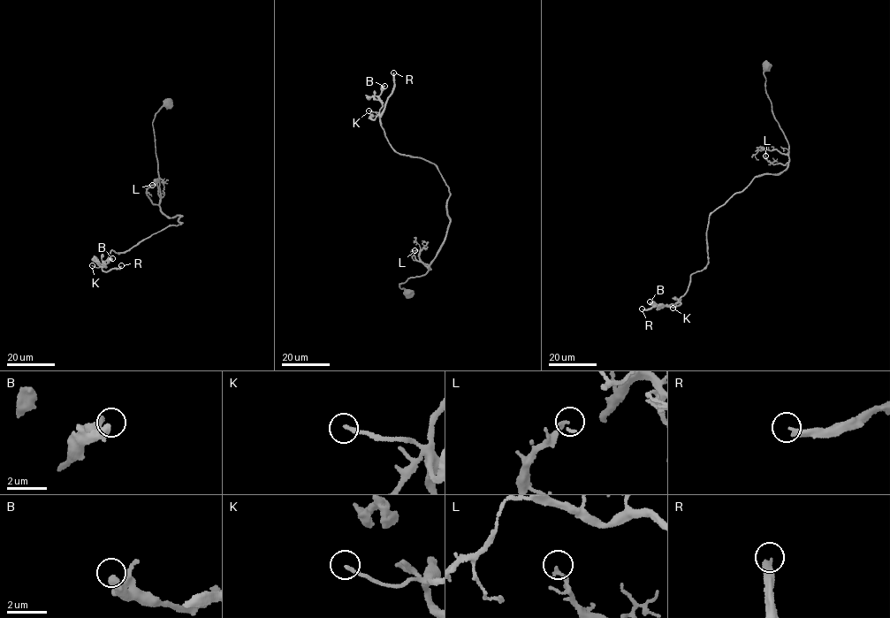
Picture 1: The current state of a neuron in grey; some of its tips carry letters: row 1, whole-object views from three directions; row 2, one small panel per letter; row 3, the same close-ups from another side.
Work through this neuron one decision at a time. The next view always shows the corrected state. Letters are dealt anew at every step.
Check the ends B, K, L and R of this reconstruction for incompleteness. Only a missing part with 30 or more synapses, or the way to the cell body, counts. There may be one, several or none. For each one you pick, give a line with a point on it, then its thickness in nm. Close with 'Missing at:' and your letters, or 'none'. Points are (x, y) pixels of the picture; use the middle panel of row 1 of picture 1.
R: (393, 72) | 260 nm
Missing at: R

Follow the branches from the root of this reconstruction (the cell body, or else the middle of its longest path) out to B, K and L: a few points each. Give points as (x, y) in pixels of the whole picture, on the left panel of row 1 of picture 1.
B: (169, 103), (153, 123), (160, 210), (181, 215), (182, 223), (124, 252), (111, 250), (102, 267), (112, 258)
K: (169, 103), (153, 123), (160, 210), (181, 215), (182, 223), (124, 252), (111, 250), (102, 266), (92, 265)
L: (169, 103), (155, 113), (153, 123), (159, 178), (159, 205), (152, 203), (146, 193), (152, 185)

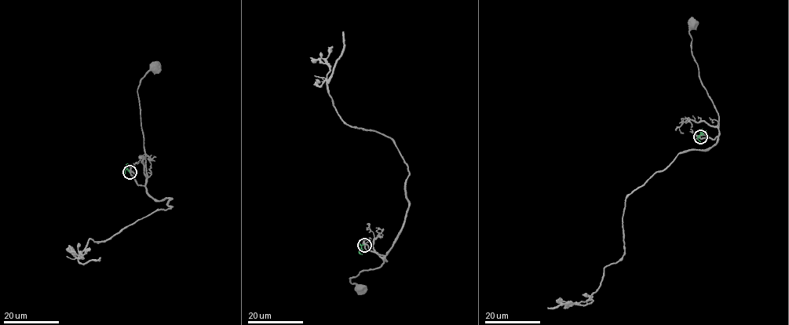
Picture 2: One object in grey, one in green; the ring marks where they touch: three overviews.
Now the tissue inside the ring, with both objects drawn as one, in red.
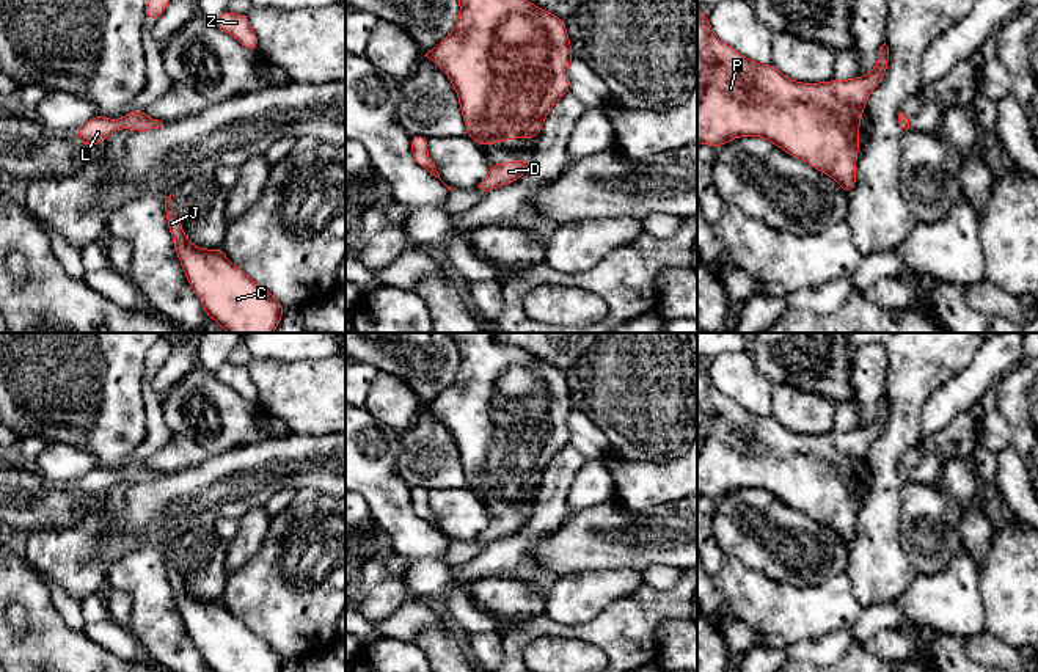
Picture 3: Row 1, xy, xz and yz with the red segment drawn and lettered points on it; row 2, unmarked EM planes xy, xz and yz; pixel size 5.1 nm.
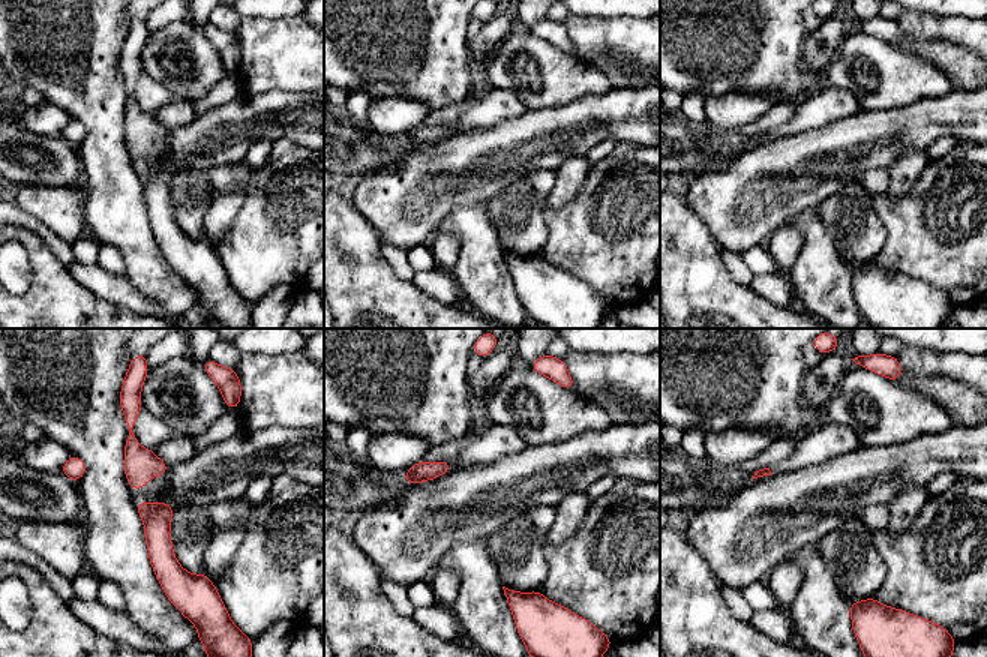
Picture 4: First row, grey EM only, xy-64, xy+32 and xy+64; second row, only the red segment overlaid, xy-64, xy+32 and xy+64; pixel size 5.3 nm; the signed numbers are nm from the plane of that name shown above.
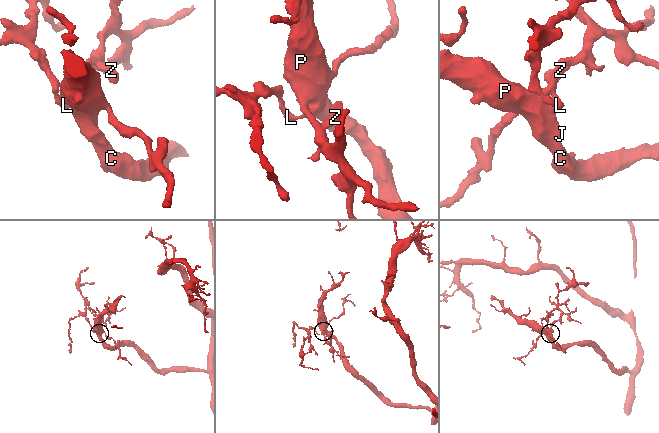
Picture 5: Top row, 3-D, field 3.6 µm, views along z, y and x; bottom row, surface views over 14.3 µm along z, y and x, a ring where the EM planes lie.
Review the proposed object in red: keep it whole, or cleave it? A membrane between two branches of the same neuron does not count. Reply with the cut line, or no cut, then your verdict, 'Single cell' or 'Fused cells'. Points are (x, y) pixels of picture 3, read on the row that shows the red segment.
No split. Single cell

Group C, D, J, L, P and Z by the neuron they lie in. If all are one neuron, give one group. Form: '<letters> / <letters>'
C D J L P Z

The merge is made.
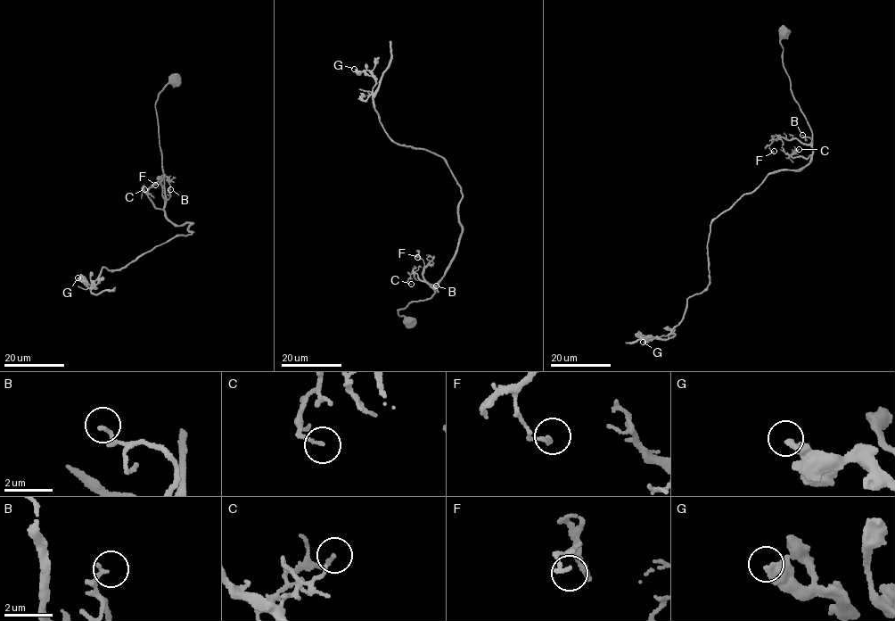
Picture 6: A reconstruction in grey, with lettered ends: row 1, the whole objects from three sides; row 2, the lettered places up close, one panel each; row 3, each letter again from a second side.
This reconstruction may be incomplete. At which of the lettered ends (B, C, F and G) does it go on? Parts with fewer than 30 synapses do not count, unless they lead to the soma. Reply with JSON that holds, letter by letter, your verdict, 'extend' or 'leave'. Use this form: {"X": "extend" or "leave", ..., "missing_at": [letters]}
{"B": "leave", "C": "leave", "F": "leave", "G": "leave", "missing_at": []}

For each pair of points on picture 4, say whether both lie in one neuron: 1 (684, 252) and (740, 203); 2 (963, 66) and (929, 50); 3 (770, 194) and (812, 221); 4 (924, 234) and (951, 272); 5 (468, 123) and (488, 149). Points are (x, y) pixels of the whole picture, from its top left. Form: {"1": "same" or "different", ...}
{"1": "different", "2": "same", "3": "different", "4": "same", "5": "different"}

